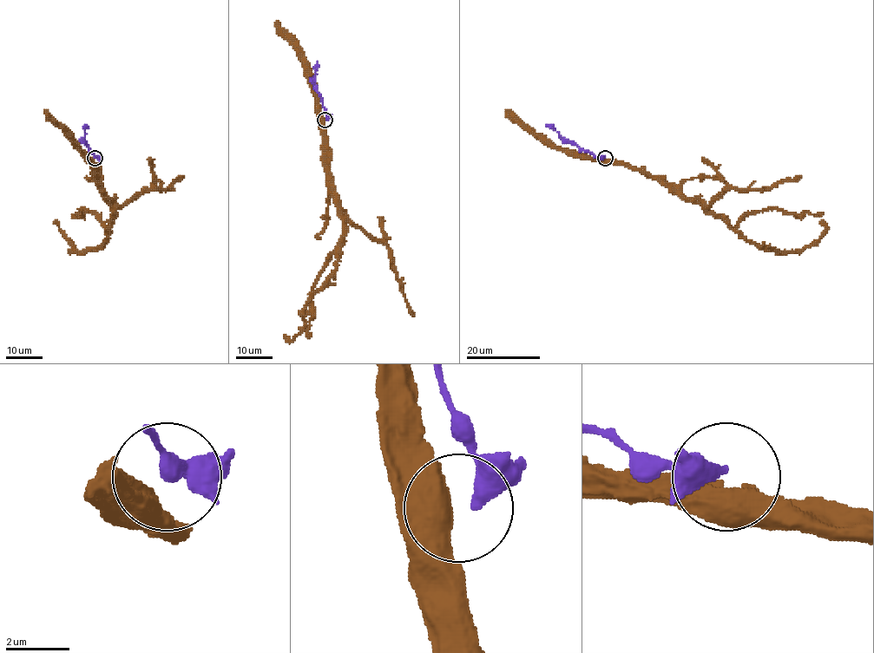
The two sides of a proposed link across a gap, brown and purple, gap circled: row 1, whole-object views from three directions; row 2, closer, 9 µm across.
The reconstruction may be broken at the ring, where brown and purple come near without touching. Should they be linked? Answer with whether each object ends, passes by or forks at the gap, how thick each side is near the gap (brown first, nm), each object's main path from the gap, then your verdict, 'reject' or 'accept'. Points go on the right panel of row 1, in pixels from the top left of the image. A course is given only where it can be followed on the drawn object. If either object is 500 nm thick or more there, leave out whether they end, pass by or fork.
calibres 800 and 440 nm; course brown (605, 159), (660, 176), (761, 247), (782, 251), (804, 250), (812, 245), (826, 227), (820, 221); course purple (605, 157), (596, 157), (581, 151), (569, 141), (565, 141), (557, 131), (545, 124); reject

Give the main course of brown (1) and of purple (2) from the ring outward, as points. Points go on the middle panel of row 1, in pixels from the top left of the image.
1: (323, 120), (324, 163), (344, 238), (335, 270), (303, 313), (305, 328), (290, 342), (285, 335)
2: (326, 120), (326, 111), (314, 84), (316, 61)

